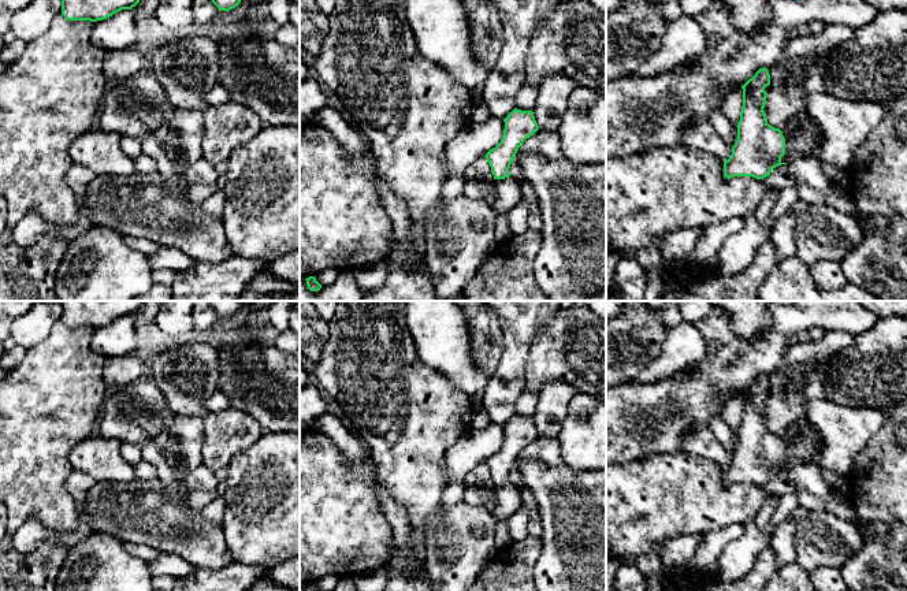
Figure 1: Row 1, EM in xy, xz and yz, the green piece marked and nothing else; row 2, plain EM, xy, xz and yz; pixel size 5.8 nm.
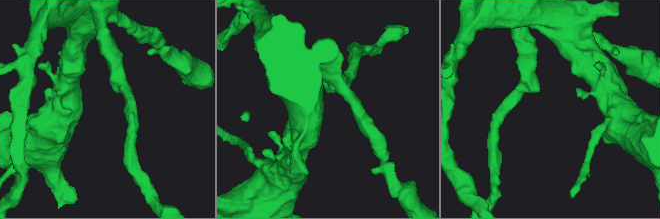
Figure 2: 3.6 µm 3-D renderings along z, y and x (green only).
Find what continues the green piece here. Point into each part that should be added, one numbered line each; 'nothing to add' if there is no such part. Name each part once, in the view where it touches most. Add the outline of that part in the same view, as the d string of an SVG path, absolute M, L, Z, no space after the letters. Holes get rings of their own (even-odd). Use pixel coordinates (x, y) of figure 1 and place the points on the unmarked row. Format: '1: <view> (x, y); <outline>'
1: xz (508, 498); M514 484L495 486L495 508L492 510L495 521L508 521L521 508L521 492Z

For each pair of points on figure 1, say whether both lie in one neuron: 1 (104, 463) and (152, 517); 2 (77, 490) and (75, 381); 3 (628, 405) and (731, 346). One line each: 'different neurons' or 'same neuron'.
1: different neurons
2: different neurons
3: same neuron

